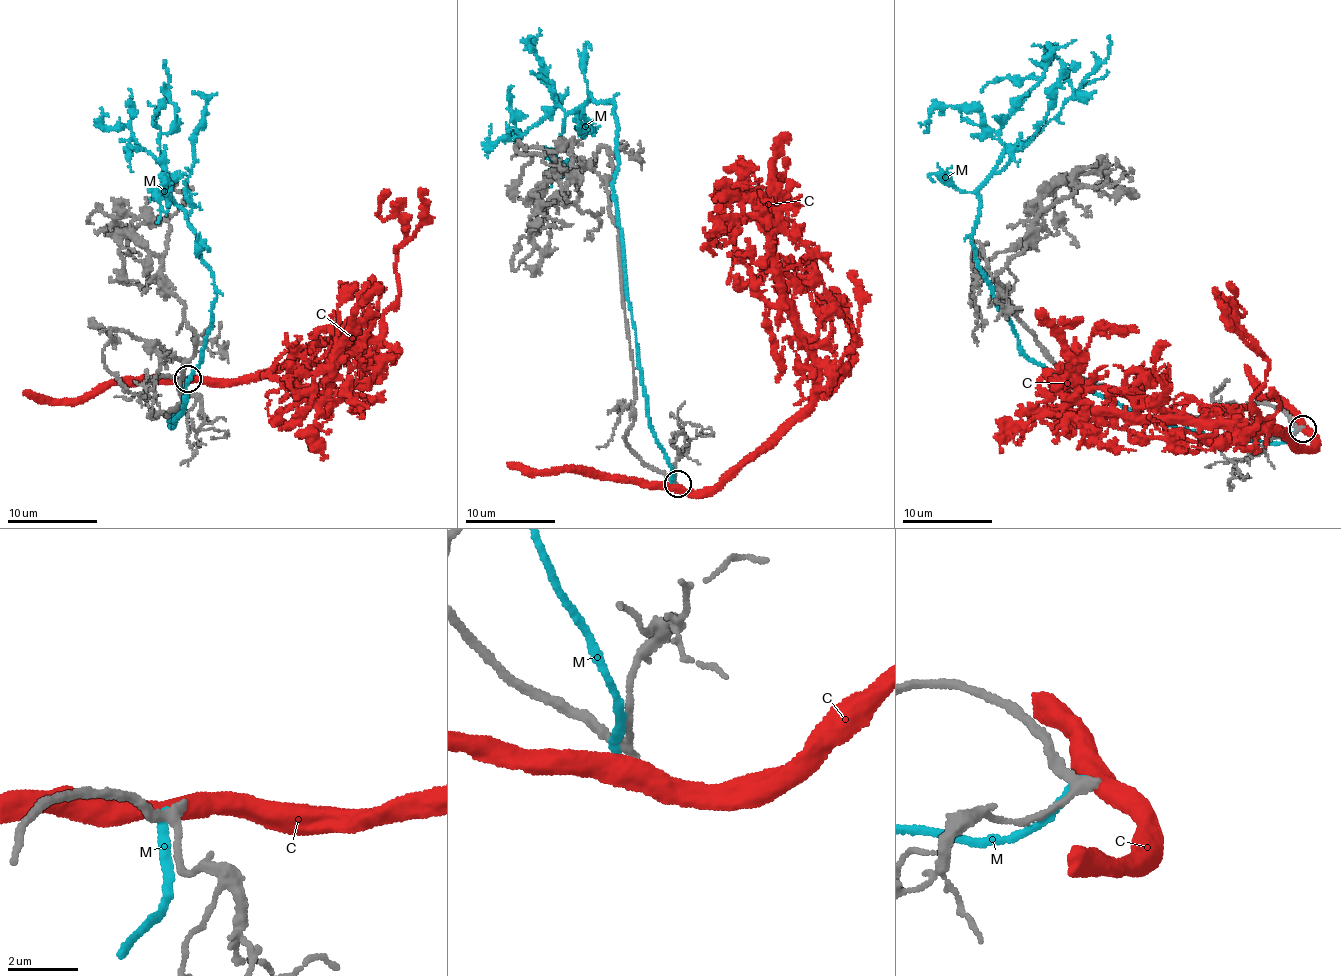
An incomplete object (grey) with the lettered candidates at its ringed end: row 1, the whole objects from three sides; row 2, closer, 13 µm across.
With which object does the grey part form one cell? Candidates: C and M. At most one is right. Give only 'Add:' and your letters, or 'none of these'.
Add: none of these

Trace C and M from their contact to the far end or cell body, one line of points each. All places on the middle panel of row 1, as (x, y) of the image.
C: (674, 483), (715, 491), (775, 445), (811, 399), (808, 336), (783, 292), (760, 204), (771, 160), (790, 134)
M: (672, 481), (628, 300), (613, 100), (590, 95), (564, 116), (552, 160), (567, 162), (554, 170)

